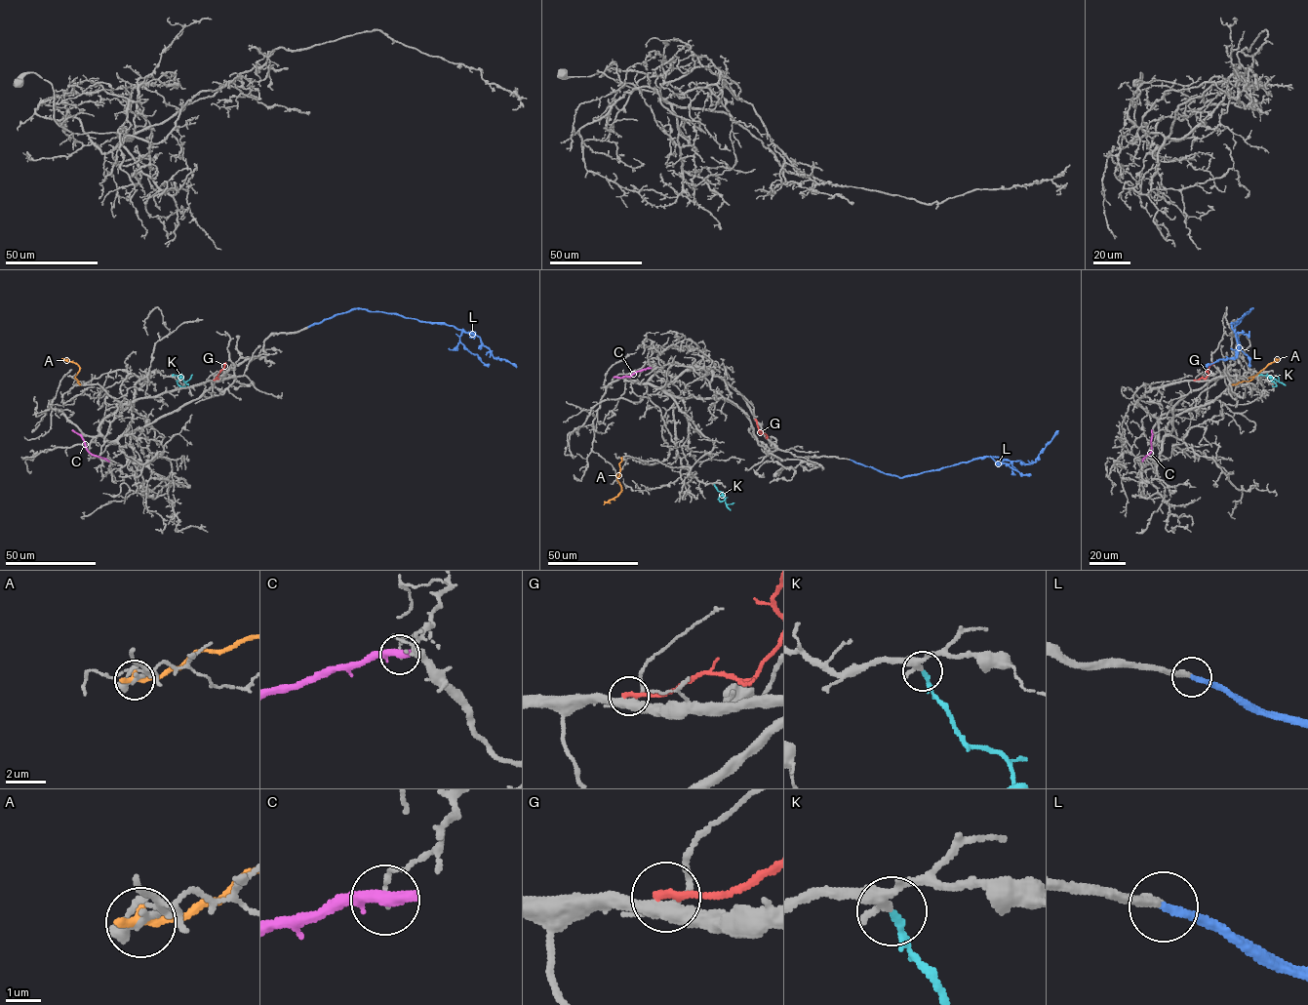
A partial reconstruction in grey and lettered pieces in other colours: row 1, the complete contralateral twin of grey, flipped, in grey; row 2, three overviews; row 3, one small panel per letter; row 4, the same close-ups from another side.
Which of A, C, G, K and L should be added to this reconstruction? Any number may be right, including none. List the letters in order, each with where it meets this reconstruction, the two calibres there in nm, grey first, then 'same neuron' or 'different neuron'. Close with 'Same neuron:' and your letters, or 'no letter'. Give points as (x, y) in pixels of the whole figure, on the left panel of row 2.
A: (79, 384) | 170/300 nm | different neuron
C: (107, 460) | 120/500 nm | different neuron
G: (214, 380) | 400/260 nm | different neuron
K: (172, 376) | 320/200 nm | same neuron
L: (308, 327) | 320/320 nm | same neuron
Same neuron: K, L

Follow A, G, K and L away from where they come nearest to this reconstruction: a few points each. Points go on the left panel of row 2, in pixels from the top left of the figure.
A: (79, 384), (75, 376), (79, 367), (61, 358)
G: (214, 380), (225, 362)
K: (172, 375), (179, 375), (184, 381), (192, 375)
L: (308, 327), (355, 308), (397, 313), (452, 325), (477, 335), (494, 358), (504, 359), (516, 367)

